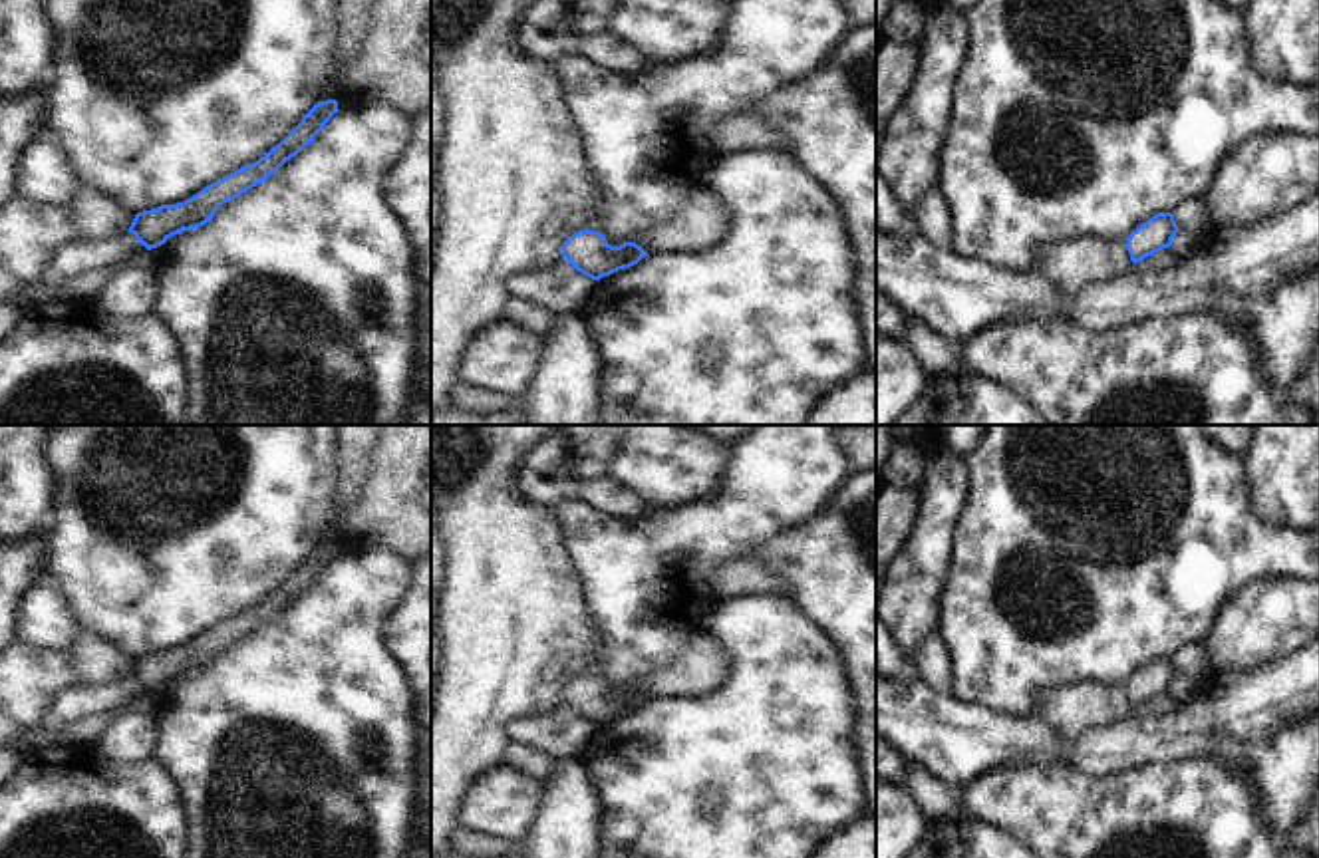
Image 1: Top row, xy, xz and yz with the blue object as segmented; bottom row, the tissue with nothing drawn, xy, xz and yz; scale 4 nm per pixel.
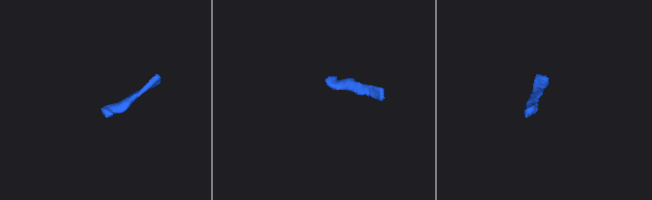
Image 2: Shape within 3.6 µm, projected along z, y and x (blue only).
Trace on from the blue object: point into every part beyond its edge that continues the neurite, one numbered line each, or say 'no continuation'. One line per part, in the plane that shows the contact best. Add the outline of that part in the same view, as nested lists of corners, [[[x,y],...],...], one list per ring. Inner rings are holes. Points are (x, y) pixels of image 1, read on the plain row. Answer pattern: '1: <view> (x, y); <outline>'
no continuation

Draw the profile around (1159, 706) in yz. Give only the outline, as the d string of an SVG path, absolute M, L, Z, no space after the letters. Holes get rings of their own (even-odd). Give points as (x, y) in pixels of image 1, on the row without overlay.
M1162 693L1152 701L1146 701L1144 705L1136 707L1134 717L1156 719L1176 711L1178 707L1182 707L1182 703L1174 701L1168 693Z

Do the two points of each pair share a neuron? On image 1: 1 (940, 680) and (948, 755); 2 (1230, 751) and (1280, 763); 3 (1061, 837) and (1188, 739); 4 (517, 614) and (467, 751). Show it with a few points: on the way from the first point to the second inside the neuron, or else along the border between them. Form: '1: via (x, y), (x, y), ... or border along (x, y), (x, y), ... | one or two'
1: border along (918, 676), (930, 688), (952, 696) | two
2: via (1242, 755), (1268, 763) | one
3: border along (1202, 757), (1149, 763), (1111, 775) | two
4: via (507, 648), (481, 686), (471, 717) | one

